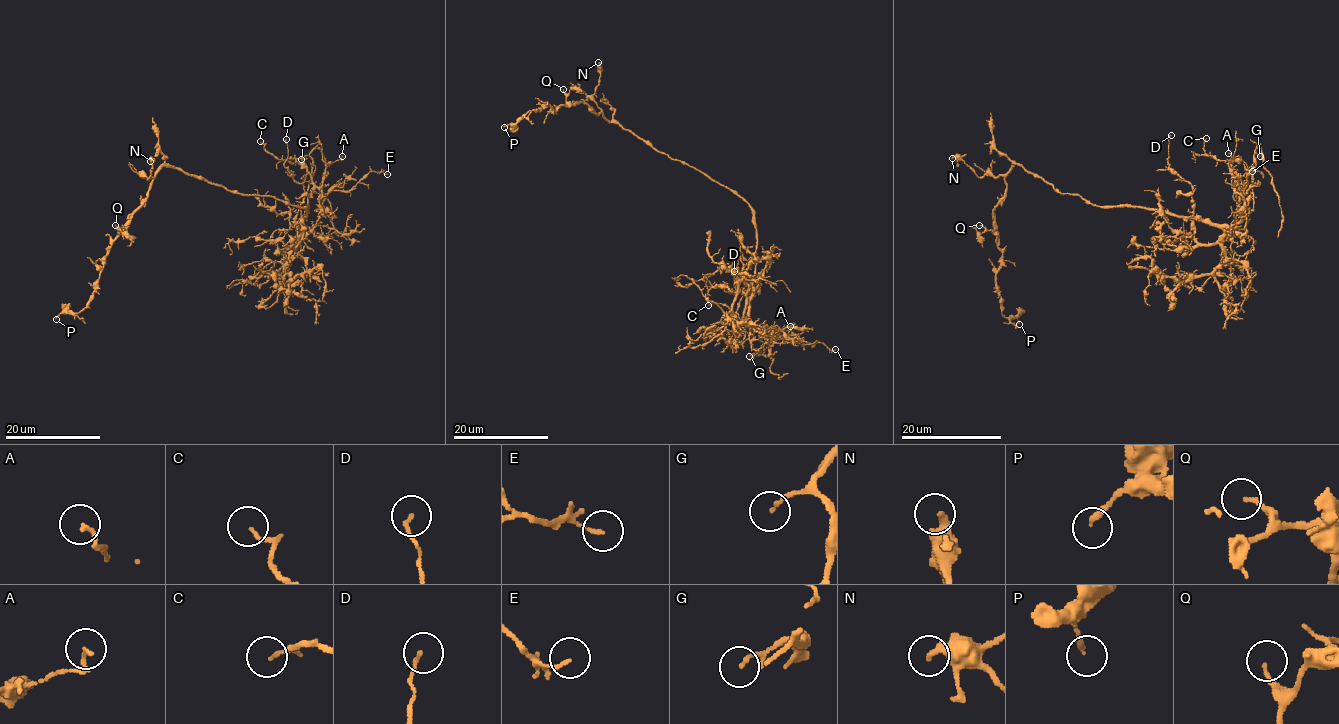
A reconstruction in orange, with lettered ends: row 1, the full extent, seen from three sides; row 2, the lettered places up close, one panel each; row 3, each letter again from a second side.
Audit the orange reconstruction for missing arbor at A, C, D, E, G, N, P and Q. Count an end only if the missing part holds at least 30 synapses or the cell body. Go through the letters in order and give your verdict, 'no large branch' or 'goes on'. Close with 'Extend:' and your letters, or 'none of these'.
A: no large branch
C: no large branch
D: no large branch
E: no large branch
G: no large branch
N: no large branch
P: no large branch
Q: no large branch
Extend: none of these

